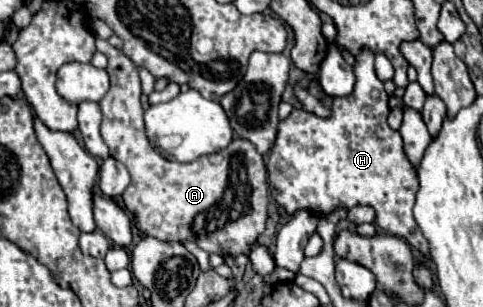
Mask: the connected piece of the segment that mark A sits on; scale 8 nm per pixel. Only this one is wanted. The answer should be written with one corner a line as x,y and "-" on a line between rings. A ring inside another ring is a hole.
97,38
97,50
109,60
107,74
111,88
101,104
101,136
115,160
123,162
131,174
131,184
123,192
123,204
133,214
133,224
161,242
191,240
205,252
227,256
249,254
267,222
267,170
261,154
249,140
235,138
221,152
199,156
189,164
169,160
159,154
145,136
141,108
139,68
119,48

